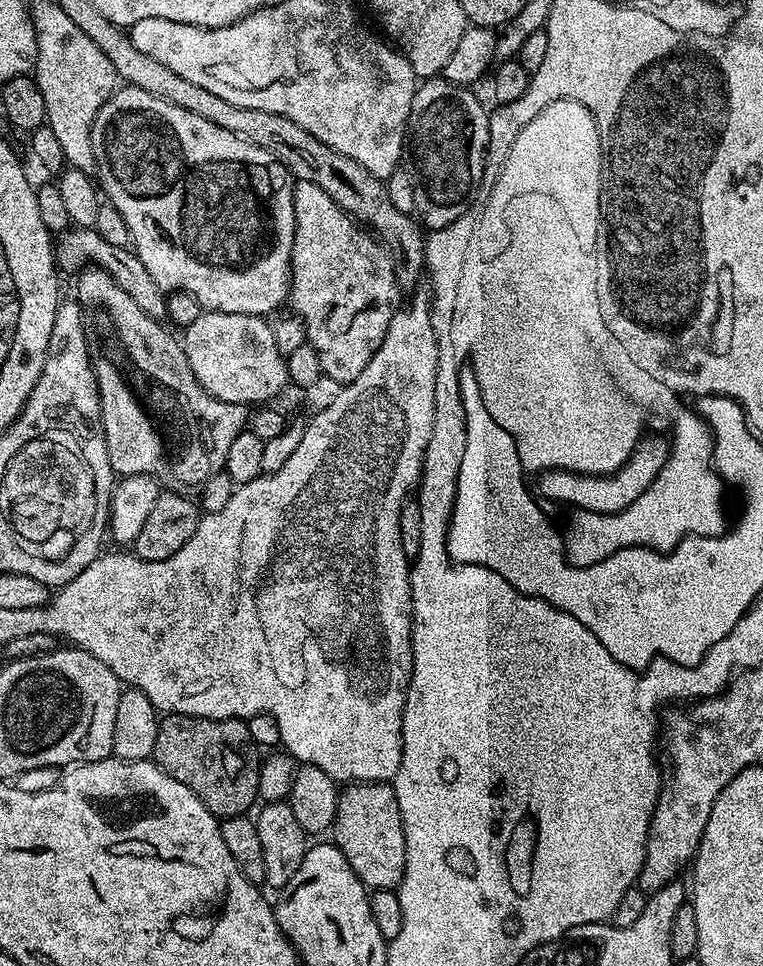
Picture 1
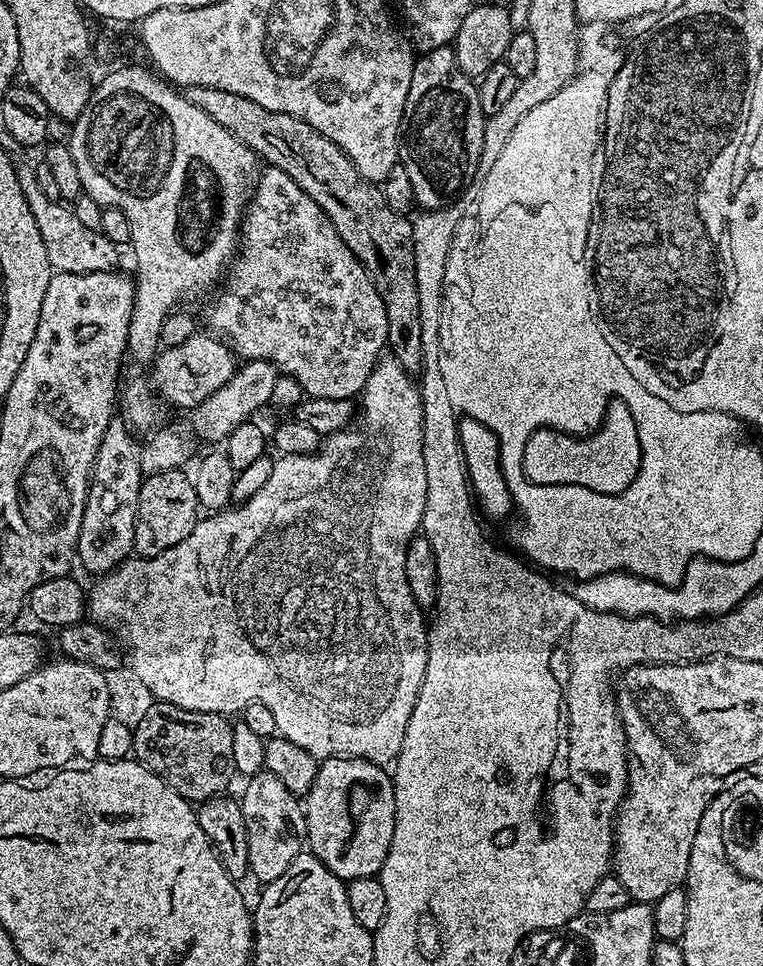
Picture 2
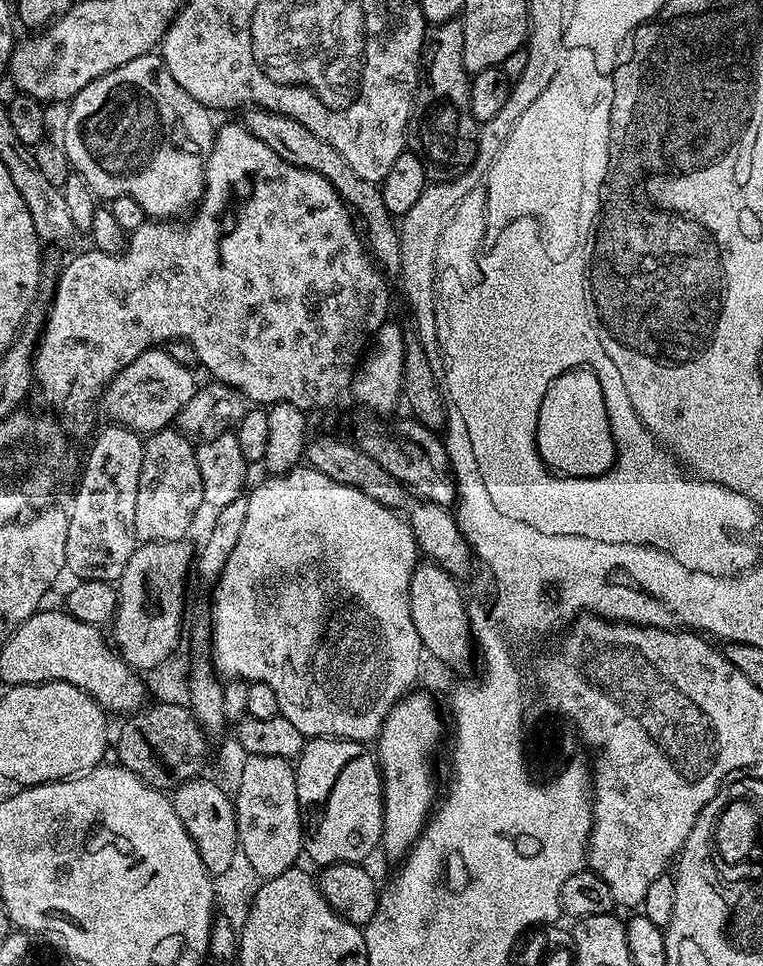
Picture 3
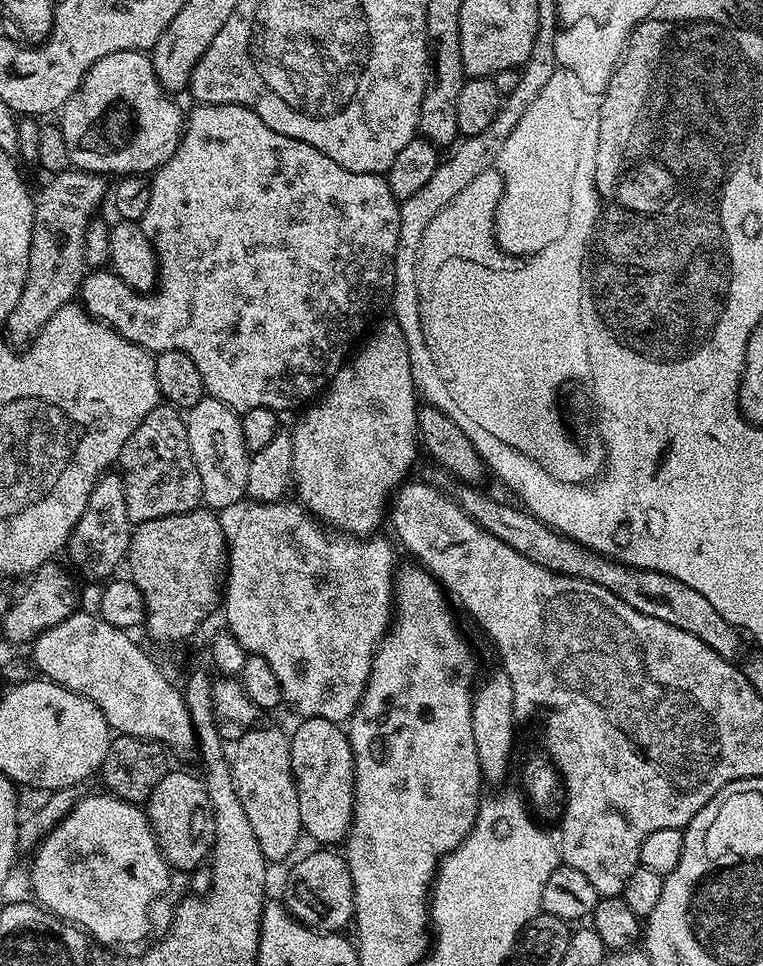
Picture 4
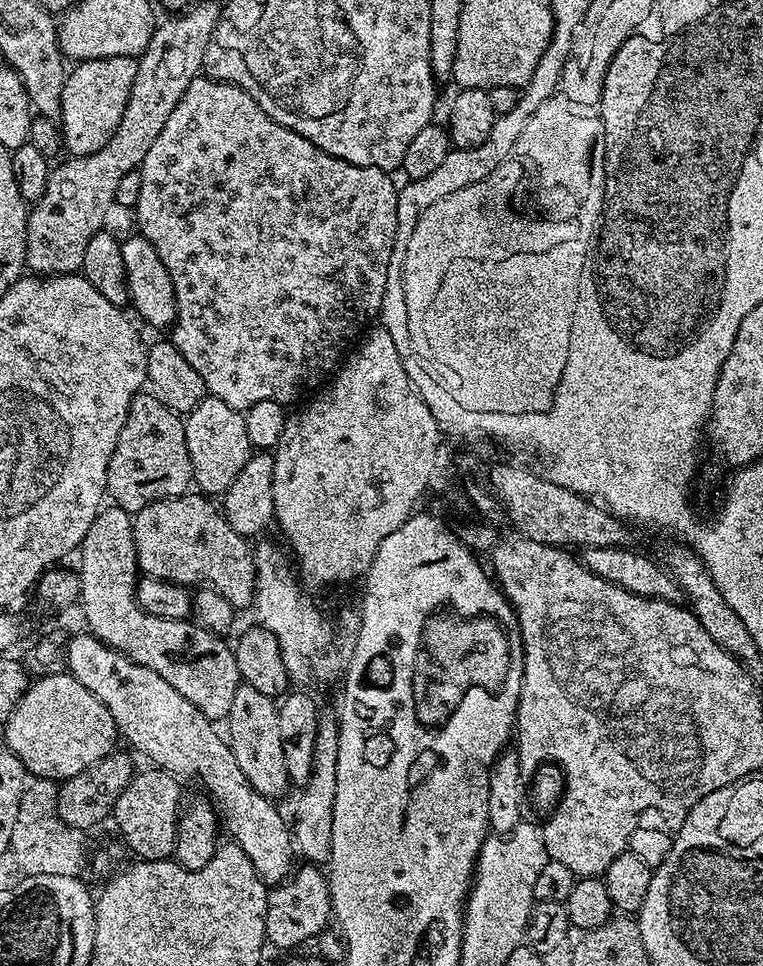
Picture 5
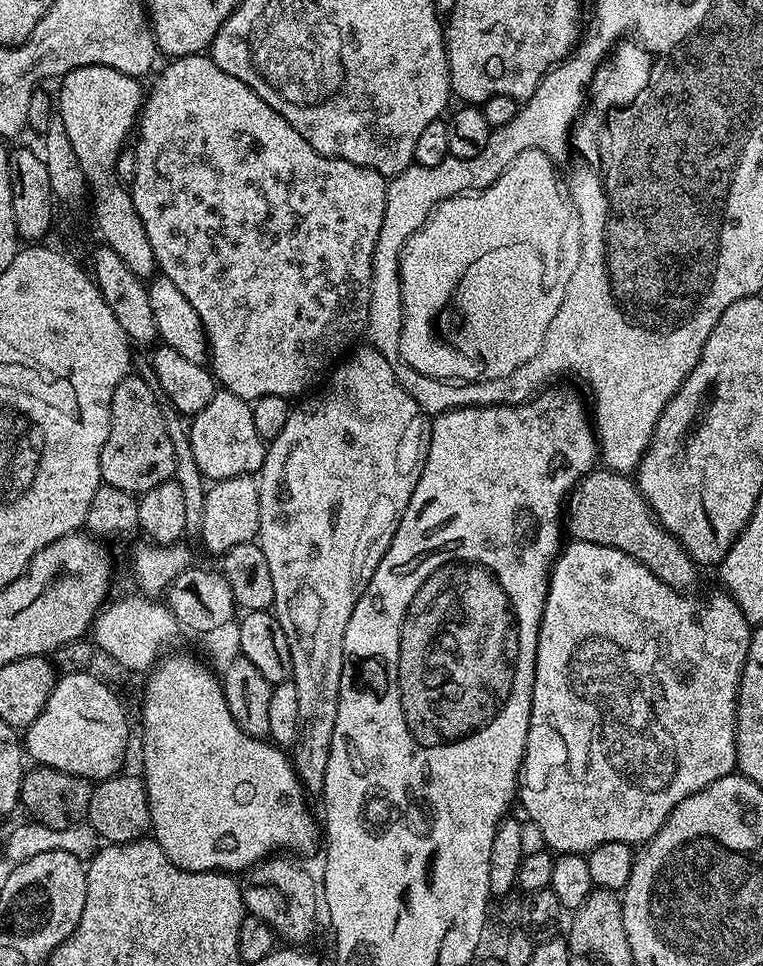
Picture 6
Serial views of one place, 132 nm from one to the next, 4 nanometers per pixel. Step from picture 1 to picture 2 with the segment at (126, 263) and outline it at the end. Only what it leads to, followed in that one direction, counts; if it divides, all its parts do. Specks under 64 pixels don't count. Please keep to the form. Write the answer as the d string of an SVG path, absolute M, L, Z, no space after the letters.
M30 163L20 164L16 170L18 186L22 186L22 194L30 206L30 214L34 214L34 222L38 225L38 234L42 234L42 246L46 246L46 258L50 266L57 272L110 272L120 260L121 249L110 238L101 232L90 230L90 226L82 226L78 222L75 211L67 203L53 198L38 186L35 167Z

